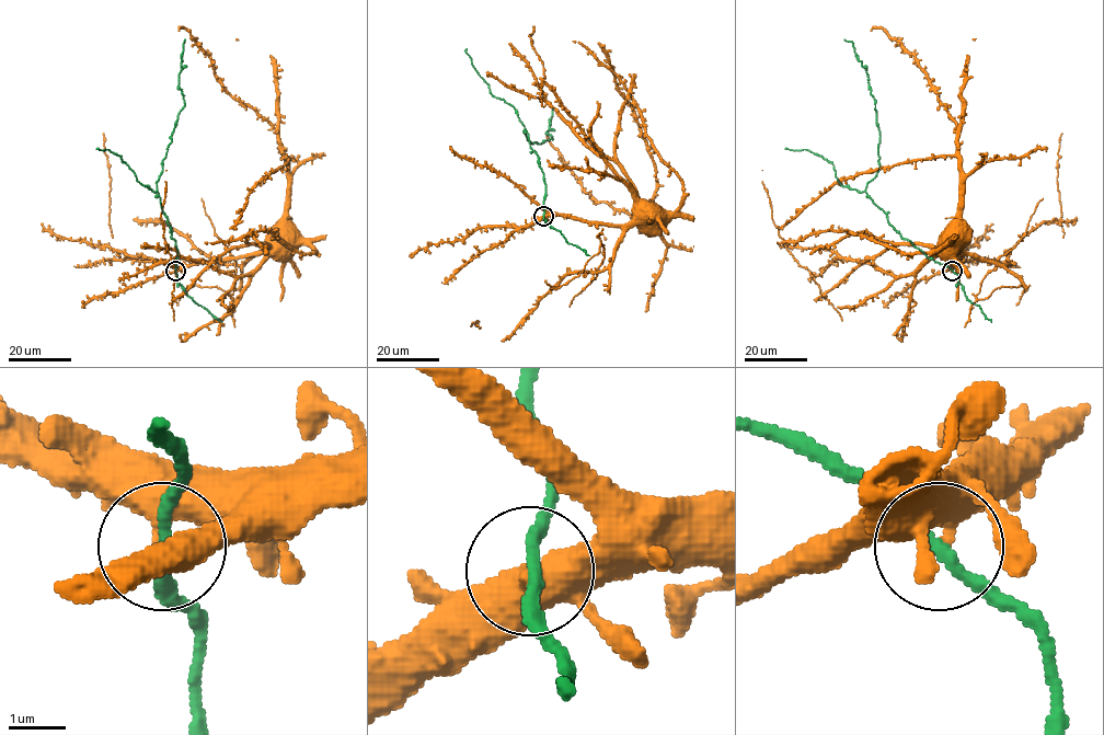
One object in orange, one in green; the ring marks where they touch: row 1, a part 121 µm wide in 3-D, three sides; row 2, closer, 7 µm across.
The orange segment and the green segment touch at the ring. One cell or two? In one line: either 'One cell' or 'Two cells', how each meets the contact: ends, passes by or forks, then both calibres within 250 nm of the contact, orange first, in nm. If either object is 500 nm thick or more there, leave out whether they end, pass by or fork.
One cell. At the ring orange ends. At the ring green passes by. Thickness 440 nm (orange) against 200 nm

